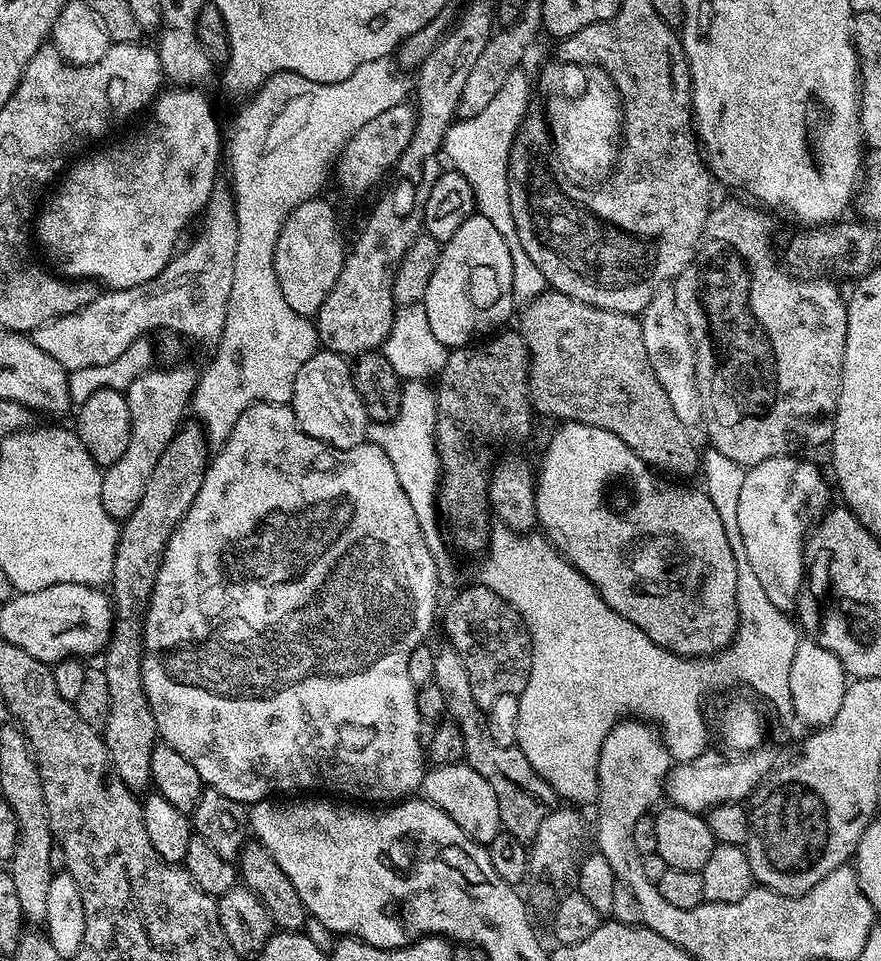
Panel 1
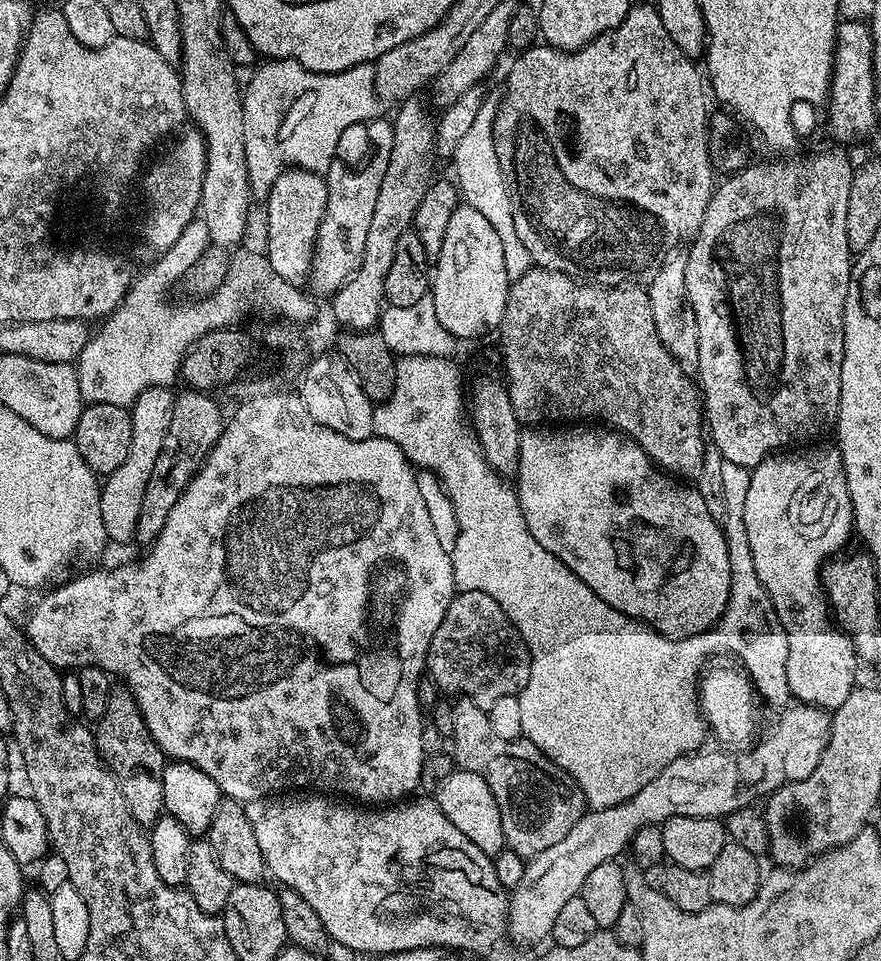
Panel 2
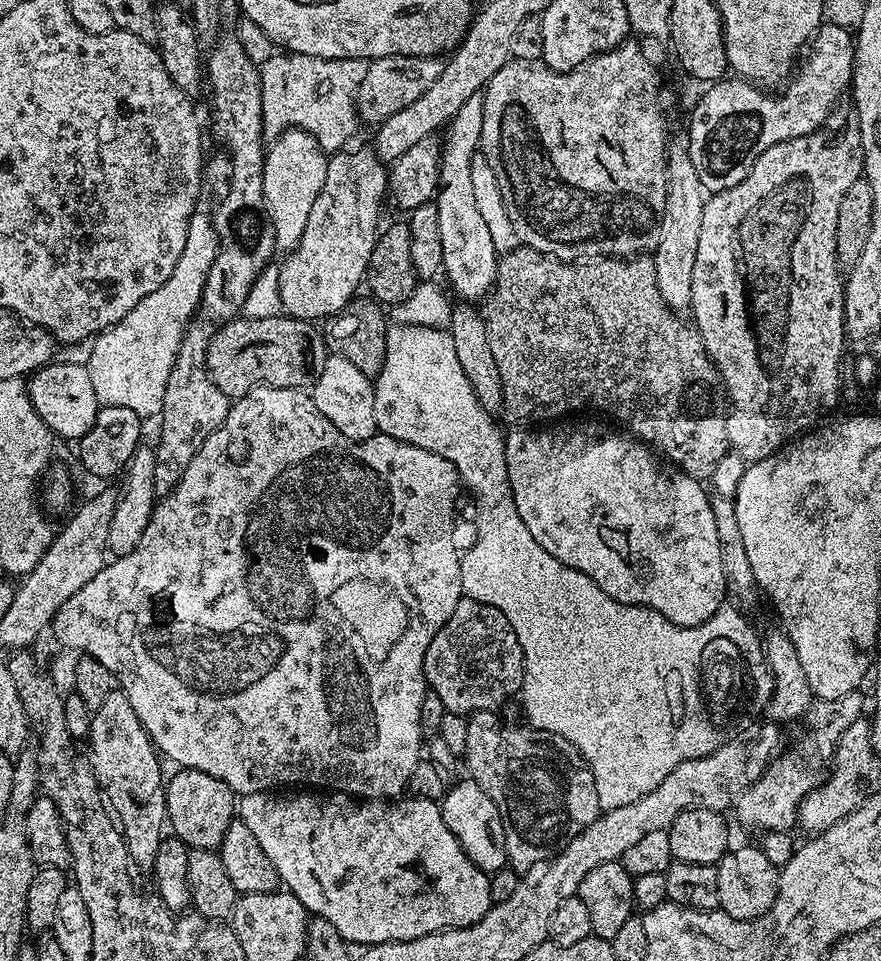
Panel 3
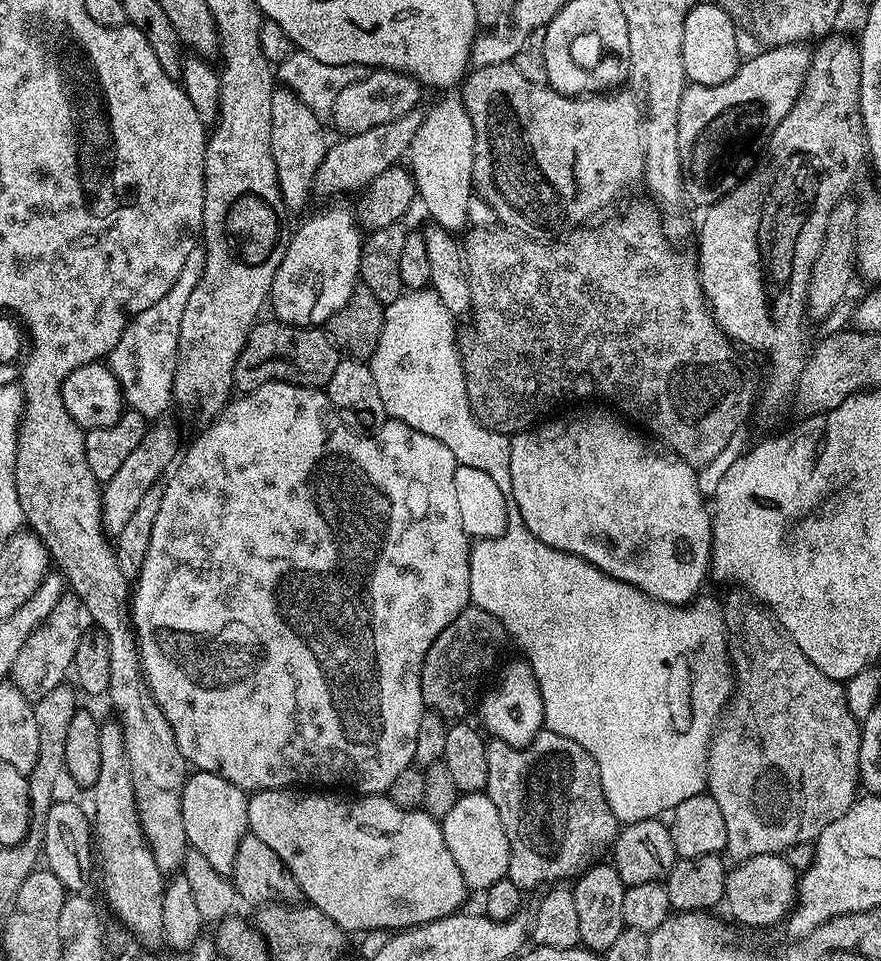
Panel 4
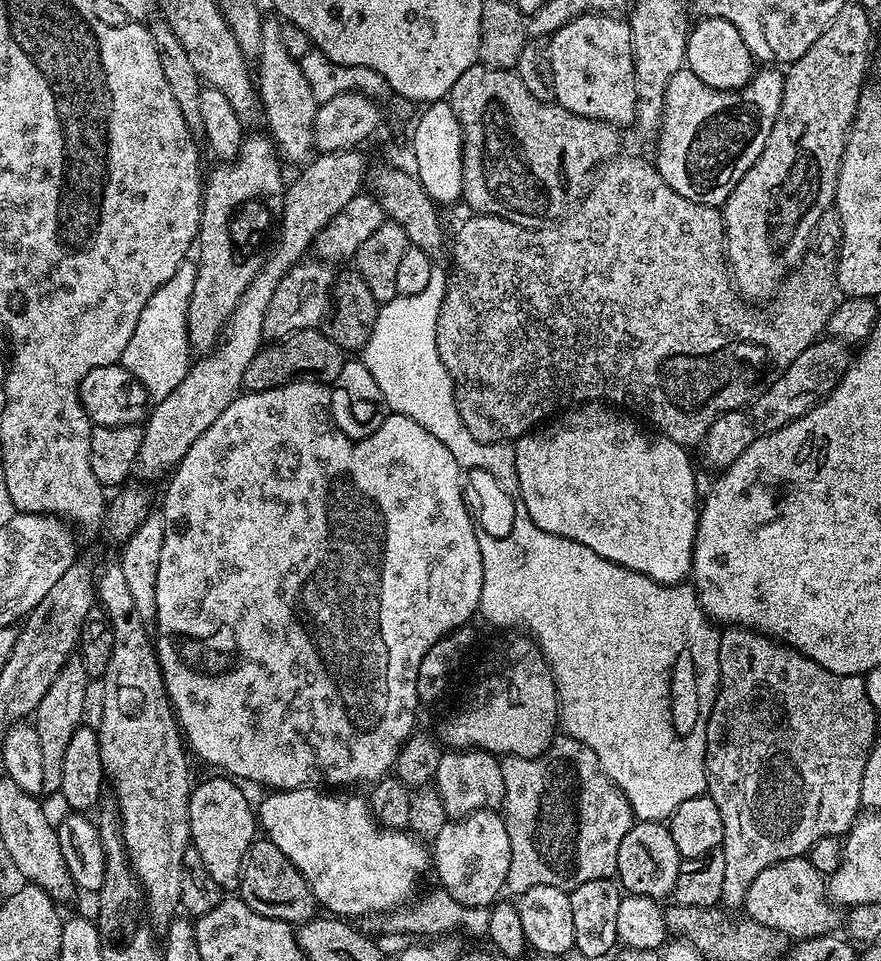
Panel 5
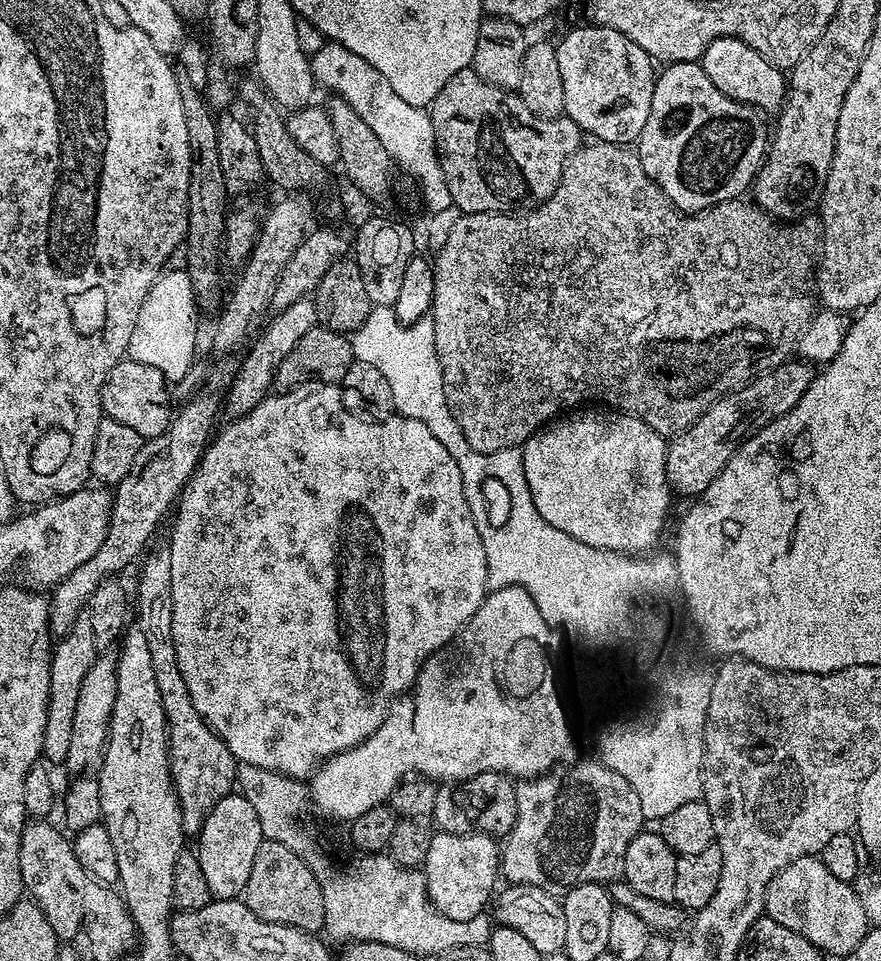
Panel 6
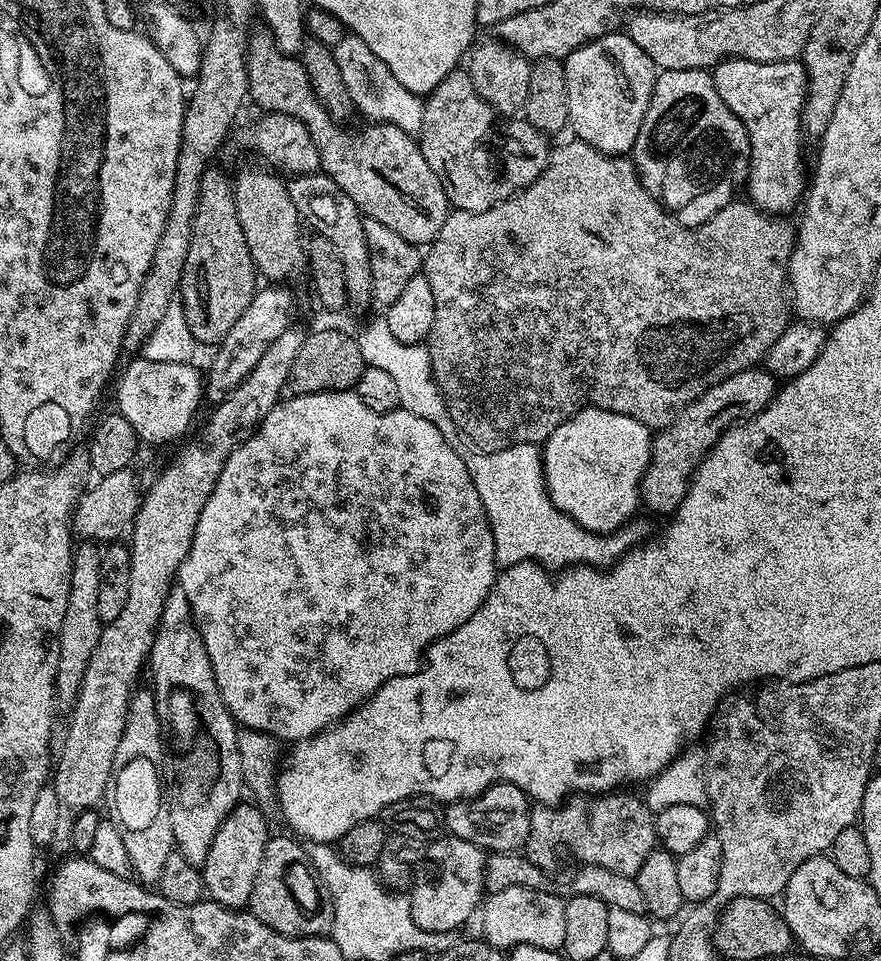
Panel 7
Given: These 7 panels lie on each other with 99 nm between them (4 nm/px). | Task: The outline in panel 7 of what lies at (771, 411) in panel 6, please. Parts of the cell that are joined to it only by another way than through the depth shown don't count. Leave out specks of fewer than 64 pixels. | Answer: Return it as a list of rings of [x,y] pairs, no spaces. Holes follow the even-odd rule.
[[[757,366],[747,368],[738,374],[730,374],[722,382],[718,382],[710,390],[706,390],[690,406],[686,406],[680,411],[680,415],[672,421],[666,428],[659,429],[655,433],[652,441],[652,457],[648,463],[648,468],[640,478],[640,499],[643,507],[649,508],[652,512],[657,512],[663,518],[671,517],[676,511],[676,507],[686,498],[688,487],[692,484],[692,476],[696,473],[696,468],[702,463],[708,451],[720,440],[720,436],[727,432],[733,424],[743,422],[750,416],[757,416],[776,397],[778,391],[778,381],[775,376],[771,376],[763,367]]]

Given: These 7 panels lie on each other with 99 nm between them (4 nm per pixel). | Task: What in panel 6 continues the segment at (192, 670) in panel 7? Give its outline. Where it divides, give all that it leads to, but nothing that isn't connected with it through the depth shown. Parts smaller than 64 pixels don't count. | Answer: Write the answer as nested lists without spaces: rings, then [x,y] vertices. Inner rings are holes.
[[[153,547],[143,557],[140,568],[140,585],[134,588],[134,616],[138,619],[138,626],[142,634],[146,634],[146,643],[150,646],[150,658],[154,658],[154,678],[158,678],[158,690],[162,694],[162,710],[168,719],[168,761],[170,762],[170,774],[178,794],[178,802],[182,810],[182,826],[184,835],[188,838],[196,838],[200,835],[200,828],[204,820],[210,814],[212,807],[233,791],[236,784],[236,772],[238,762],[234,754],[226,746],[224,739],[204,720],[202,714],[195,709],[195,704],[190,696],[190,690],[183,678],[183,672],[179,666],[176,653],[175,636],[172,633],[174,622],[174,602],[172,601],[170,584],[170,554],[167,547]]]

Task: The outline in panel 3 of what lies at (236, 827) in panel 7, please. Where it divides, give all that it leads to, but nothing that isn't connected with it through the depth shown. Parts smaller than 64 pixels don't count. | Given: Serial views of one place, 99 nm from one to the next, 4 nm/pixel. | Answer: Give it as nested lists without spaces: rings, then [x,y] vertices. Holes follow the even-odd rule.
[[[180,768],[167,777],[164,801],[168,807],[167,823],[171,835],[177,836],[189,849],[217,851],[238,812],[237,793],[226,786],[226,782],[193,768]]]

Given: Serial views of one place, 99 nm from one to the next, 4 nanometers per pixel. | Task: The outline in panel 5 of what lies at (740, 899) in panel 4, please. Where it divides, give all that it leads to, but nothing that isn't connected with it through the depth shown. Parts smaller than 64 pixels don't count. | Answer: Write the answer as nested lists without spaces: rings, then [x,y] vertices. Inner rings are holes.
[[[802,856],[766,866],[766,870],[762,870],[762,874],[750,882],[742,908],[748,911],[745,912],[747,919],[770,926],[775,932],[781,932],[796,942],[806,940],[809,936],[835,933],[839,929],[836,927],[842,924],[841,909],[830,899],[825,877]]]

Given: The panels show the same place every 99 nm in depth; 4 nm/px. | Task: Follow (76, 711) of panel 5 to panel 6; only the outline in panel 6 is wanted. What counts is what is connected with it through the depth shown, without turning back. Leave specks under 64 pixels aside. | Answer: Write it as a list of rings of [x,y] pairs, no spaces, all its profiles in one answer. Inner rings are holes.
[[[86,614],[79,616],[70,631],[55,641],[50,666],[50,698],[48,699],[46,734],[42,753],[45,761],[53,760],[54,763],[60,765],[67,761],[70,738],[74,731],[74,713],[78,707],[78,694],[82,691],[82,680],[86,678],[86,674],[90,674],[90,666],[94,666],[97,655],[94,630]]]

